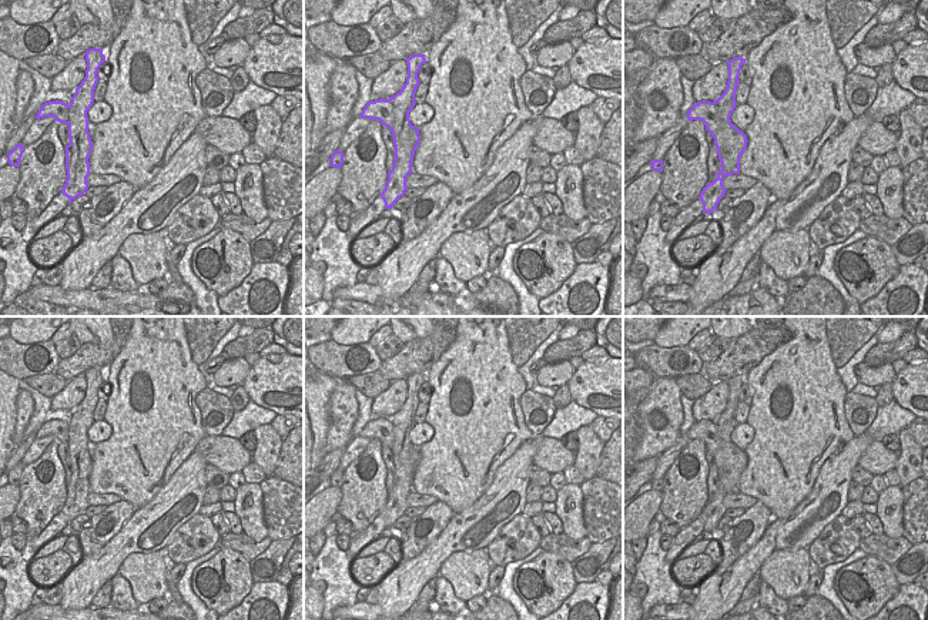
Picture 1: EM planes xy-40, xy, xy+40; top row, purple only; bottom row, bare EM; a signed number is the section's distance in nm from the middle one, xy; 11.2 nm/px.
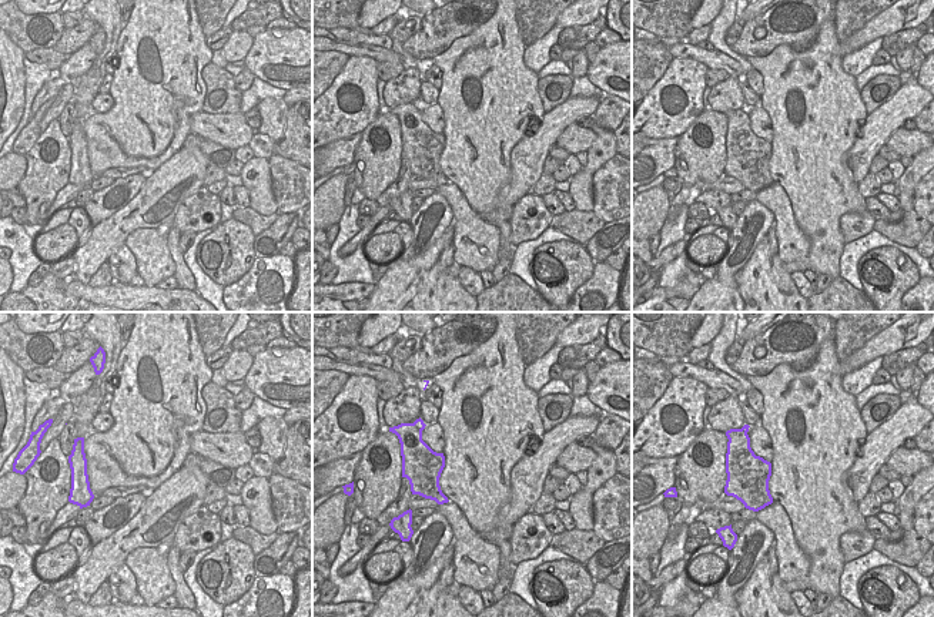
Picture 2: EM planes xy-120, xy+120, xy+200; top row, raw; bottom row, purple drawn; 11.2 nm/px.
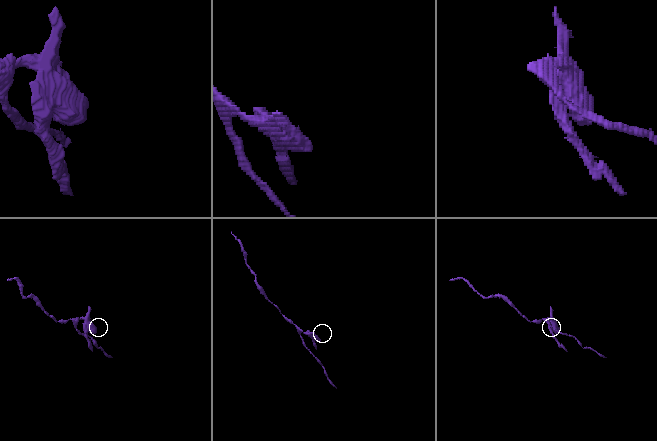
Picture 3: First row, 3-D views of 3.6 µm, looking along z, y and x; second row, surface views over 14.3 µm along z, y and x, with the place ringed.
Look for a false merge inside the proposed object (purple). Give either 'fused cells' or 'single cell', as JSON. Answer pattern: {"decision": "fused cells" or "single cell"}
{"decision": "fused cells"}

